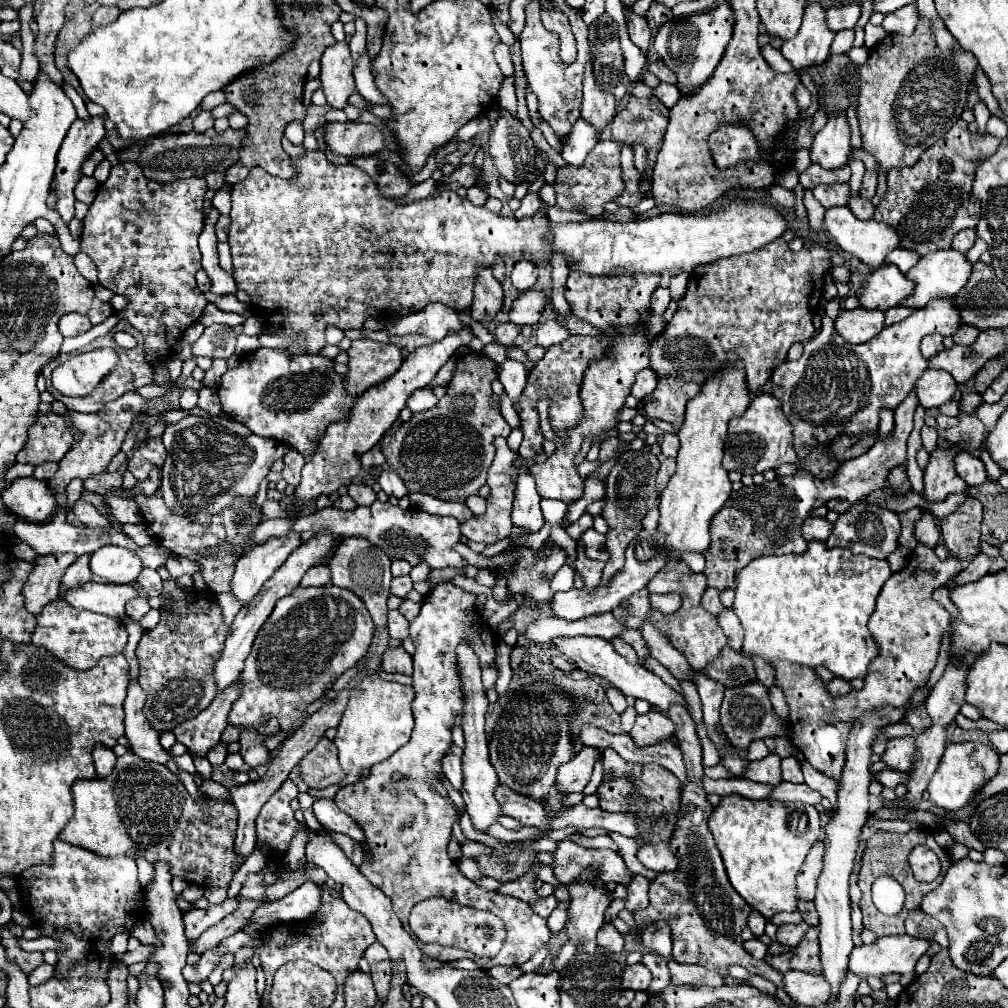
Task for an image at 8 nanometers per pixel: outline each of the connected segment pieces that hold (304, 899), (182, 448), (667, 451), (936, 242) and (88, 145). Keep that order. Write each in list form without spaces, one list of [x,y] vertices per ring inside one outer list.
[[[305,882],[281,900],[261,902],[245,926],[249,926],[249,924],[271,926],[277,922],[305,920],[305,918],[313,916],[317,912],[317,908],[319,908],[319,886],[313,882]]]
[[[193,414],[169,424],[163,432],[163,444],[167,448],[161,484],[163,500],[173,514],[197,520],[203,526],[209,524],[211,516],[231,508],[237,500],[251,502],[257,496],[259,482],[269,474],[271,464],[289,450],[277,440],[261,438],[257,434],[239,436],[207,416]]]
[[[665,432],[663,434],[663,444],[661,444],[661,452],[665,454],[665,456],[677,456],[677,450],[679,450],[679,438],[677,438],[677,434],[669,434],[669,432]]]
[[[957,120],[943,140],[925,150],[911,168],[891,170],[887,174],[887,196],[875,208],[875,220],[893,226],[901,238],[901,248],[919,256],[949,250],[951,240],[965,228],[975,228],[981,218],[979,202],[971,194],[975,170],[989,154],[995,152],[999,140],[991,134],[971,134],[967,122]]]
[[[91,118],[89,122],[85,120],[75,120],[61,144],[61,150],[59,150],[59,156],[57,156],[57,168],[55,168],[55,176],[53,176],[53,194],[57,198],[55,202],[55,210],[59,212],[59,216],[65,220],[65,222],[71,222],[73,218],[73,202],[75,202],[75,196],[73,196],[73,188],[77,184],[77,180],[81,178],[81,166],[83,162],[87,160],[87,156],[99,146],[99,142],[105,138],[105,128],[103,128],[103,118]]]

